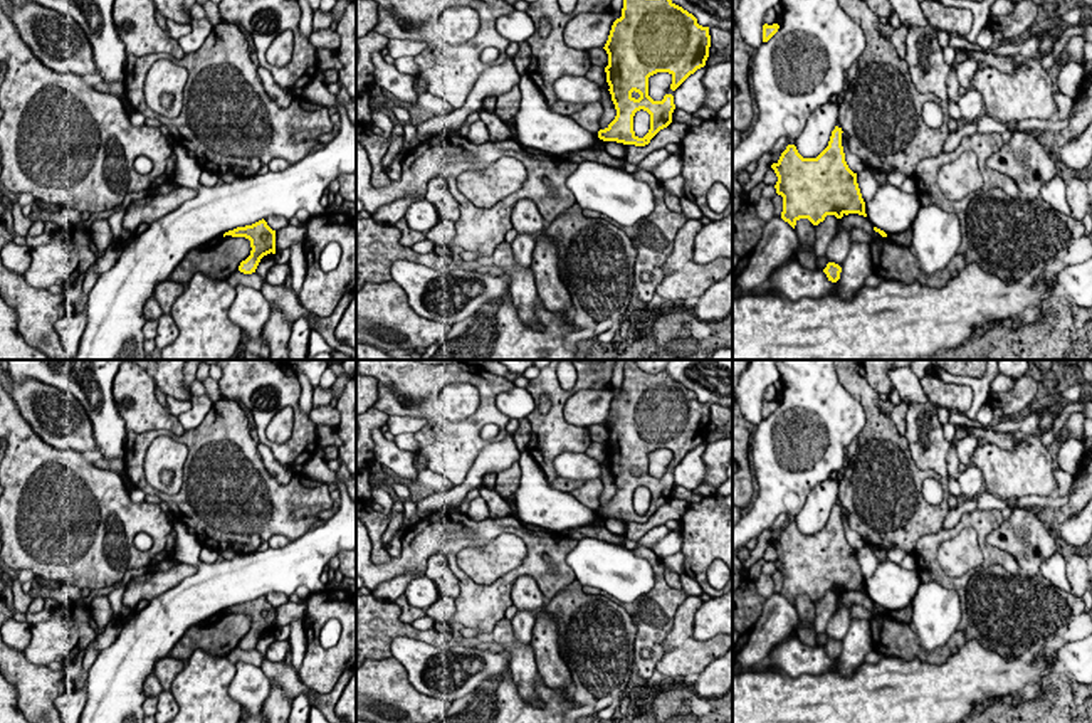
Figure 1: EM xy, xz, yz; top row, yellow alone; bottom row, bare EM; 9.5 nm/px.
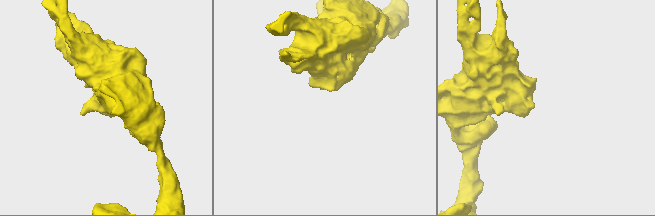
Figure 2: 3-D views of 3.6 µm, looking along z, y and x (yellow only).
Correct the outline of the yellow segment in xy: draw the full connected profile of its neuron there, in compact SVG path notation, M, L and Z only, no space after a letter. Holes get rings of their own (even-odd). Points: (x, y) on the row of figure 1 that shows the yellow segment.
M262 219L252 225L237 227L223 234L232 237L245 237L250 240L250 256L240 262L239 271L244 274L255 272L260 259L267 254L276 254L276 230Z

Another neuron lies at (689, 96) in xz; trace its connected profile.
M706 66L690 74L675 91L674 91L674 104L675 109L682 109L685 113L696 113L702 108L706 101L706 87L702 84L702 77L706 74Z

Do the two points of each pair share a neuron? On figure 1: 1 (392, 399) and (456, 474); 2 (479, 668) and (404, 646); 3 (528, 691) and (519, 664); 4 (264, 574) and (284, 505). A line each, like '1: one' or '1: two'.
1: one
2: one
3: one
4: two

